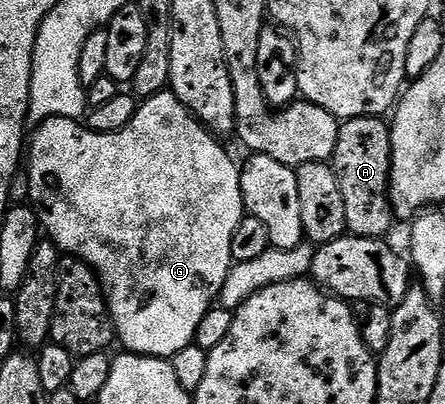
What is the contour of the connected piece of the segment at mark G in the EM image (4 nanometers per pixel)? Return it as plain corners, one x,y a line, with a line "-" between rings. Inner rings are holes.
167,89
151,99
141,100
137,104
132,121
124,125
116,133
96,133
81,122
73,119
46,119
37,124
38,131
28,143
28,154
24,159
24,173
30,186
29,206
38,214
38,221
45,238
67,256
82,259
98,274
110,316
114,322
117,342
123,343
127,352
135,355
151,355
154,359
169,360
180,349
191,346
194,342
196,328
204,321
204,313
215,306
221,293
221,286
234,258
232,257
232,233
236,233
236,225
244,218
242,205
242,173
239,164
230,160
230,155
221,147
219,140
211,135
194,114
183,107

